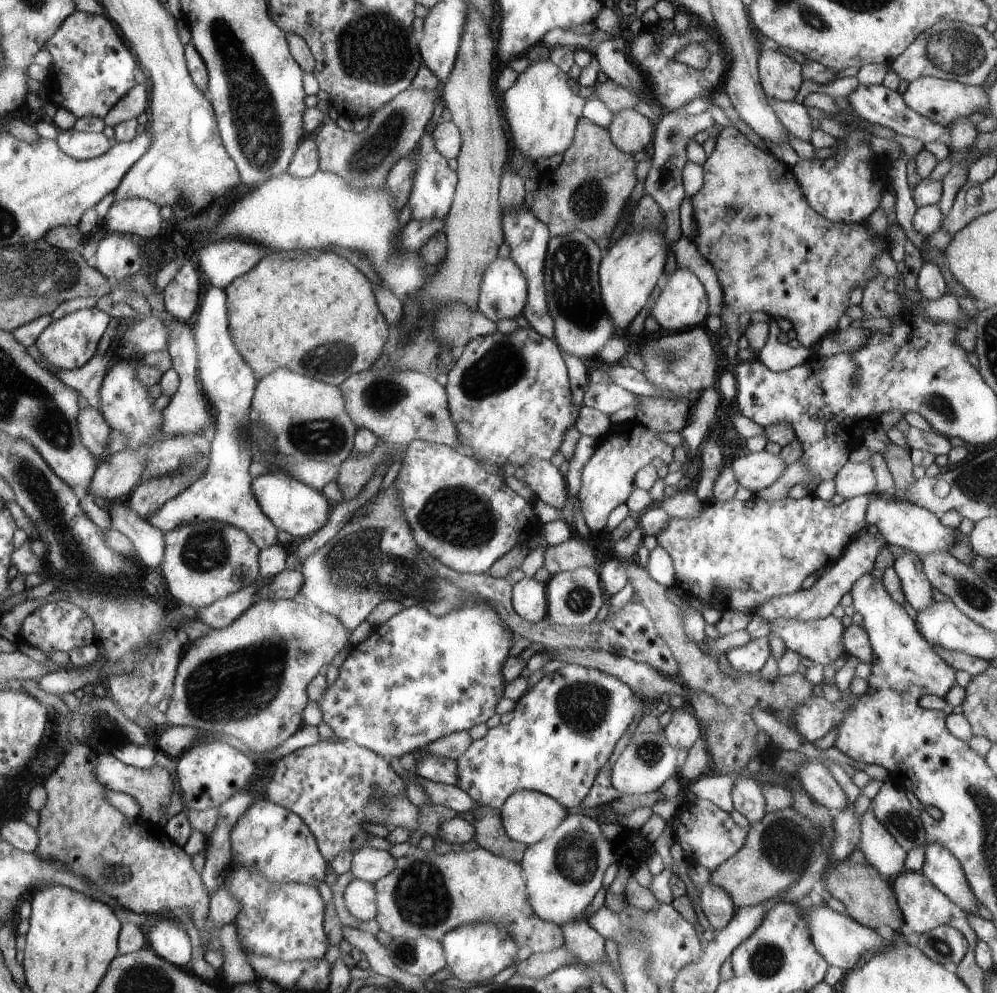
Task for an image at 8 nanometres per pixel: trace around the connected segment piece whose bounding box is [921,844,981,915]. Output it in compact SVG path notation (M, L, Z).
M942 844L926 846L921 873L956 907L957 912L975 914L978 904L962 871L960 862Z

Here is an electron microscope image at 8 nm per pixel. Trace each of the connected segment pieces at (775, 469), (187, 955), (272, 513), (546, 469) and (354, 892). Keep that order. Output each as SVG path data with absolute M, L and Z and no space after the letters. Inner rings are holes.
M761 451L736 458L731 468L736 474L739 486L758 494L768 486L776 484L778 478L782 478L782 474L789 469L789 464L779 455Z
M170 919L158 922L147 940L149 948L175 966L185 968L185 965L194 959L195 943L190 934L178 924L170 922Z
M257 474L253 478L253 492L257 496L261 510L265 512L278 531L286 531L294 538L306 539L318 533L330 522L332 503L322 495L321 491L313 490L305 483L282 474Z
M534 458L522 468L525 471L523 480L534 491L536 500L541 500L561 512L568 500L567 482L551 460Z
M352 880L344 890L344 903L356 920L370 921L377 918L377 890L374 883Z

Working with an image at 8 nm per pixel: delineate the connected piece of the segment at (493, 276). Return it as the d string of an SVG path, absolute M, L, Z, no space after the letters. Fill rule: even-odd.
M494 258L482 278L477 310L493 322L522 316L528 301L528 280L512 258Z

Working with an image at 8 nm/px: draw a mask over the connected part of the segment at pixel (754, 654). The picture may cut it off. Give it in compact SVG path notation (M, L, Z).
M768 637L752 640L743 647L730 648L725 655L729 664L741 672L761 672L771 656Z

